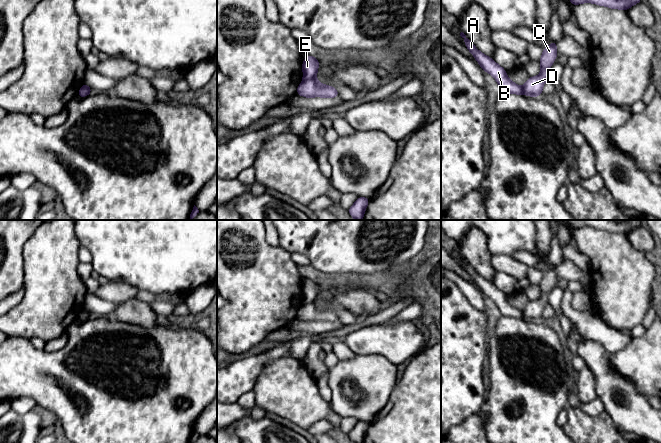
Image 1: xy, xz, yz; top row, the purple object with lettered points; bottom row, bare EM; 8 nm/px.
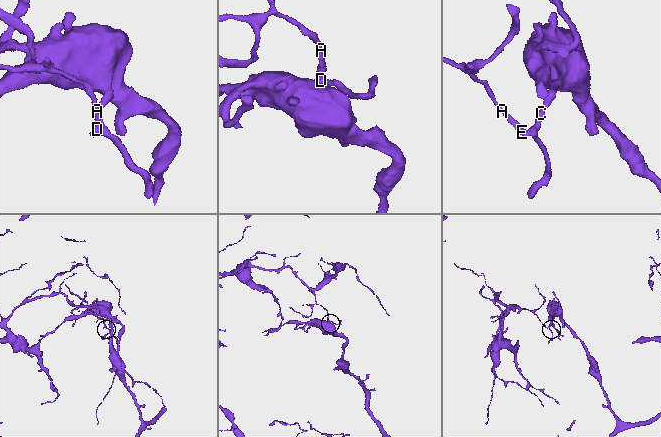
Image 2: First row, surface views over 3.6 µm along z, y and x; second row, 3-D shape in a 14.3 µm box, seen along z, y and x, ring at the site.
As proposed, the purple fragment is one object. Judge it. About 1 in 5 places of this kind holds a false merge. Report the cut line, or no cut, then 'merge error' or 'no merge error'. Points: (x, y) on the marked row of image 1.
xz (315, 77), (303, 80) | merge error

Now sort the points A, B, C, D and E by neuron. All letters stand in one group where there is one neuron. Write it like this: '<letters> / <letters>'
A B E / C D

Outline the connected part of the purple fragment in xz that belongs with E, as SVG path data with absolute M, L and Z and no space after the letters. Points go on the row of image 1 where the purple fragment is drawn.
M306 55L306 58L302 63L303 80L316 78L319 63L319 60L317 60L315 57Z

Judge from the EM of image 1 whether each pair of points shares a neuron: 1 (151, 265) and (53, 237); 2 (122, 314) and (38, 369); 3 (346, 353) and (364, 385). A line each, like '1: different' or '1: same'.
1: different
2: different
3: different

